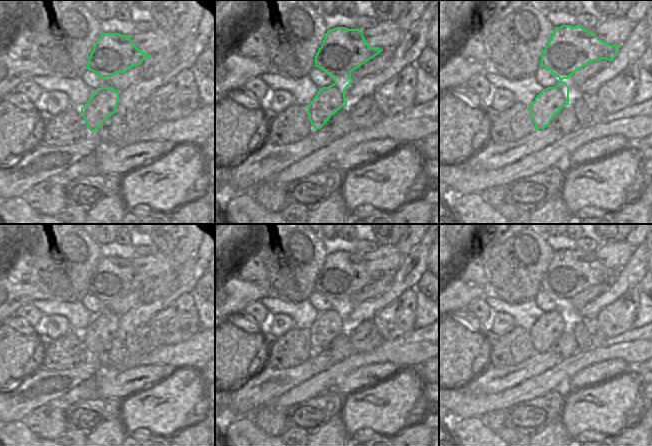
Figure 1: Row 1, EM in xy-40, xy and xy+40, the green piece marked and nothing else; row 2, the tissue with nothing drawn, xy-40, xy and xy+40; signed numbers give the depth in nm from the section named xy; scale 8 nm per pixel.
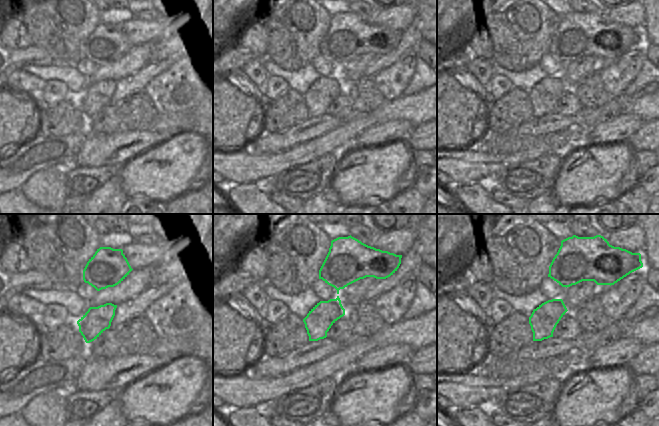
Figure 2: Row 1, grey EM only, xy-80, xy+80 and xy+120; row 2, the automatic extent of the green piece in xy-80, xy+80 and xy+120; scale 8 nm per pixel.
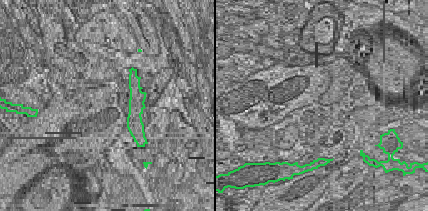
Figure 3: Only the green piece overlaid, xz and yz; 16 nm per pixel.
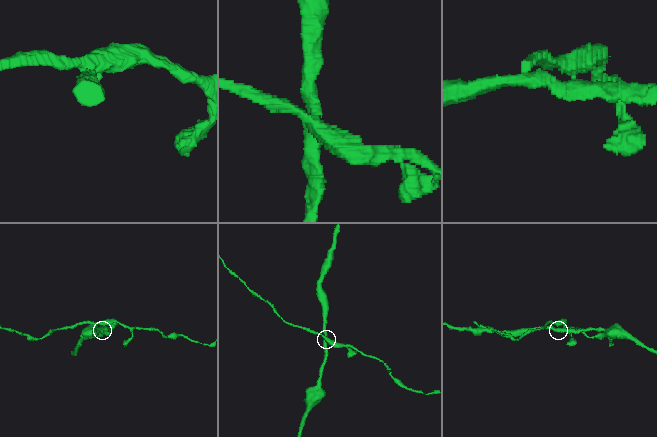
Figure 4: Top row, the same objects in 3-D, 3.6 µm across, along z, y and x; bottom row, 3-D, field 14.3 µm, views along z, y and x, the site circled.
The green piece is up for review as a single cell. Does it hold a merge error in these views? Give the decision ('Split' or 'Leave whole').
Split

